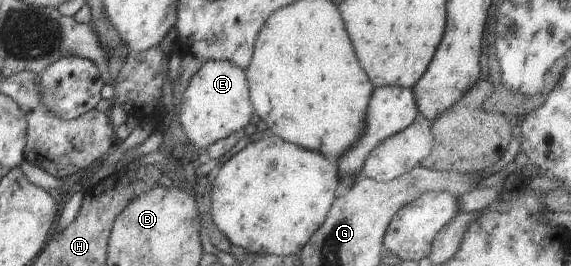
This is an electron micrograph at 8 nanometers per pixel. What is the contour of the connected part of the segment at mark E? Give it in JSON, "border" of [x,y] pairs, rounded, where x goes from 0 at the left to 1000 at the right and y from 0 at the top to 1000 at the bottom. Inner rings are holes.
{"border":[[[364,226],[331,297],[317,357],[310,447],[329,538],[343,560],[422,496],[441,429],[429,267],[405,229]]]}

